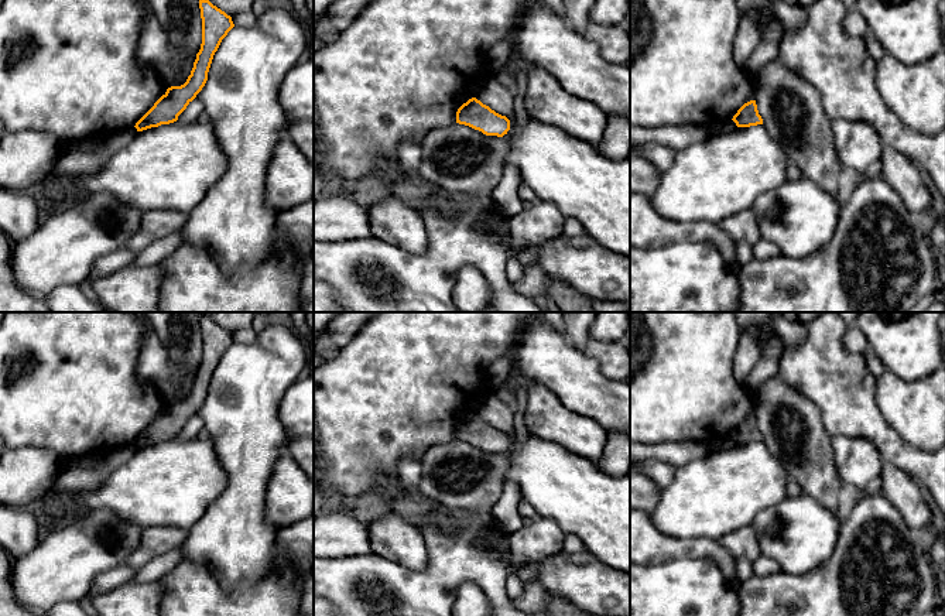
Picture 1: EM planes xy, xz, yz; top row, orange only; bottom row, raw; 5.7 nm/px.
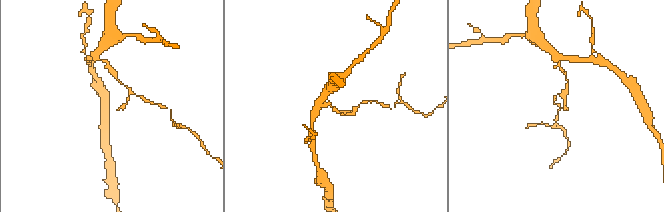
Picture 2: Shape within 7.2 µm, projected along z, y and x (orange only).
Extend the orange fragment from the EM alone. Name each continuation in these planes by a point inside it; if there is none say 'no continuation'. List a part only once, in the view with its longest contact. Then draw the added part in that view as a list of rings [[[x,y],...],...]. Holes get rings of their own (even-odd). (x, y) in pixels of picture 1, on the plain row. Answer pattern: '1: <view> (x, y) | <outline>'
no continuation

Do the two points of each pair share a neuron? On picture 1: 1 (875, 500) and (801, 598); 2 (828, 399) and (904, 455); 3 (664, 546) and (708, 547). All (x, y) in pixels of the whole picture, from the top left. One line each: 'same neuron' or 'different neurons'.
1: same neuron
2: same neuron
3: same neuron

